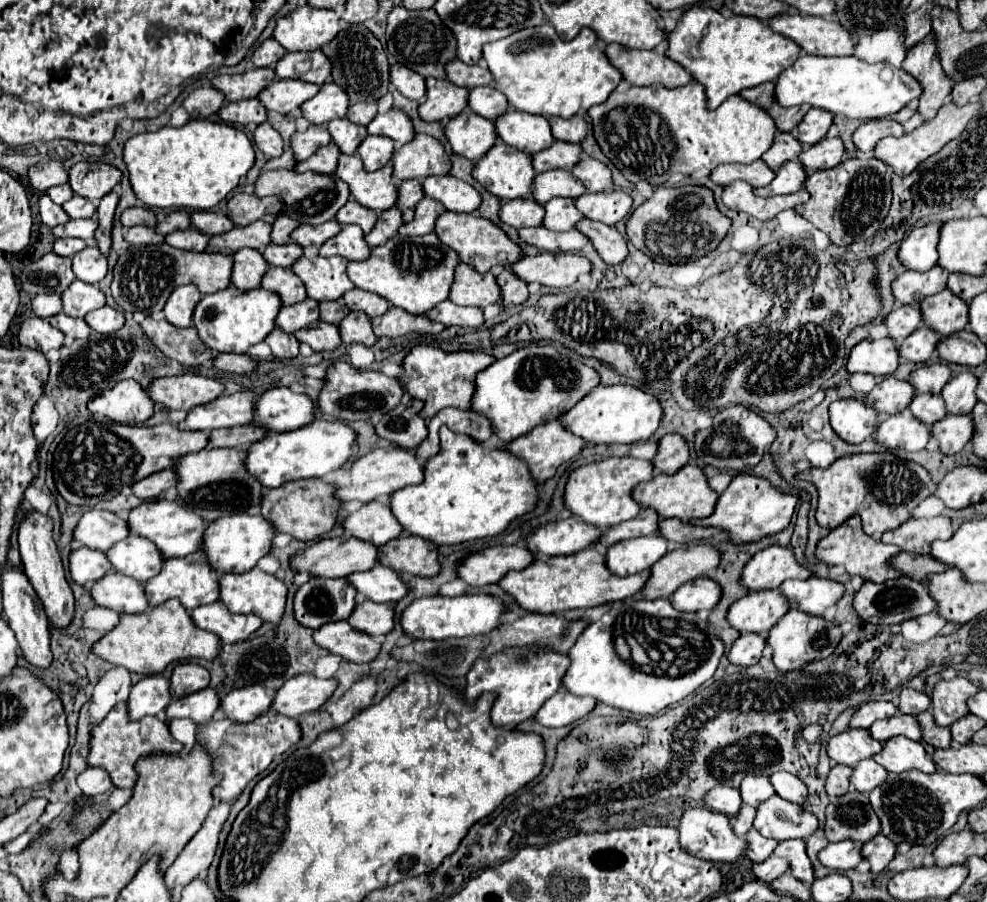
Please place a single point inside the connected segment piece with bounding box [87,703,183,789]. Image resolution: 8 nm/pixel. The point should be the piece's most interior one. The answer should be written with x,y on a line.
116,743

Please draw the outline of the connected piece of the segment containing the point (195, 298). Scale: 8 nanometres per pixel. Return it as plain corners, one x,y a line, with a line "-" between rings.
193,283
177,287
165,303
165,319
175,327
189,327
193,323
193,307
199,303
199,299
201,291

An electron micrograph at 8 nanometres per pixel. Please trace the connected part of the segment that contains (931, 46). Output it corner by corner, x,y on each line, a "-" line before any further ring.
933,33
907,51
903,69
911,73
923,87
919,113
925,117
925,121
933,119
953,89
953,81
941,67
941,57

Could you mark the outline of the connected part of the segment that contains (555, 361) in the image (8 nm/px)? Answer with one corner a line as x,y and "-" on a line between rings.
529,345
517,349
477,373
471,411
489,419
499,441
509,443
533,427
557,419
599,385
599,375
581,361
583,359
573,351
565,353
553,345

